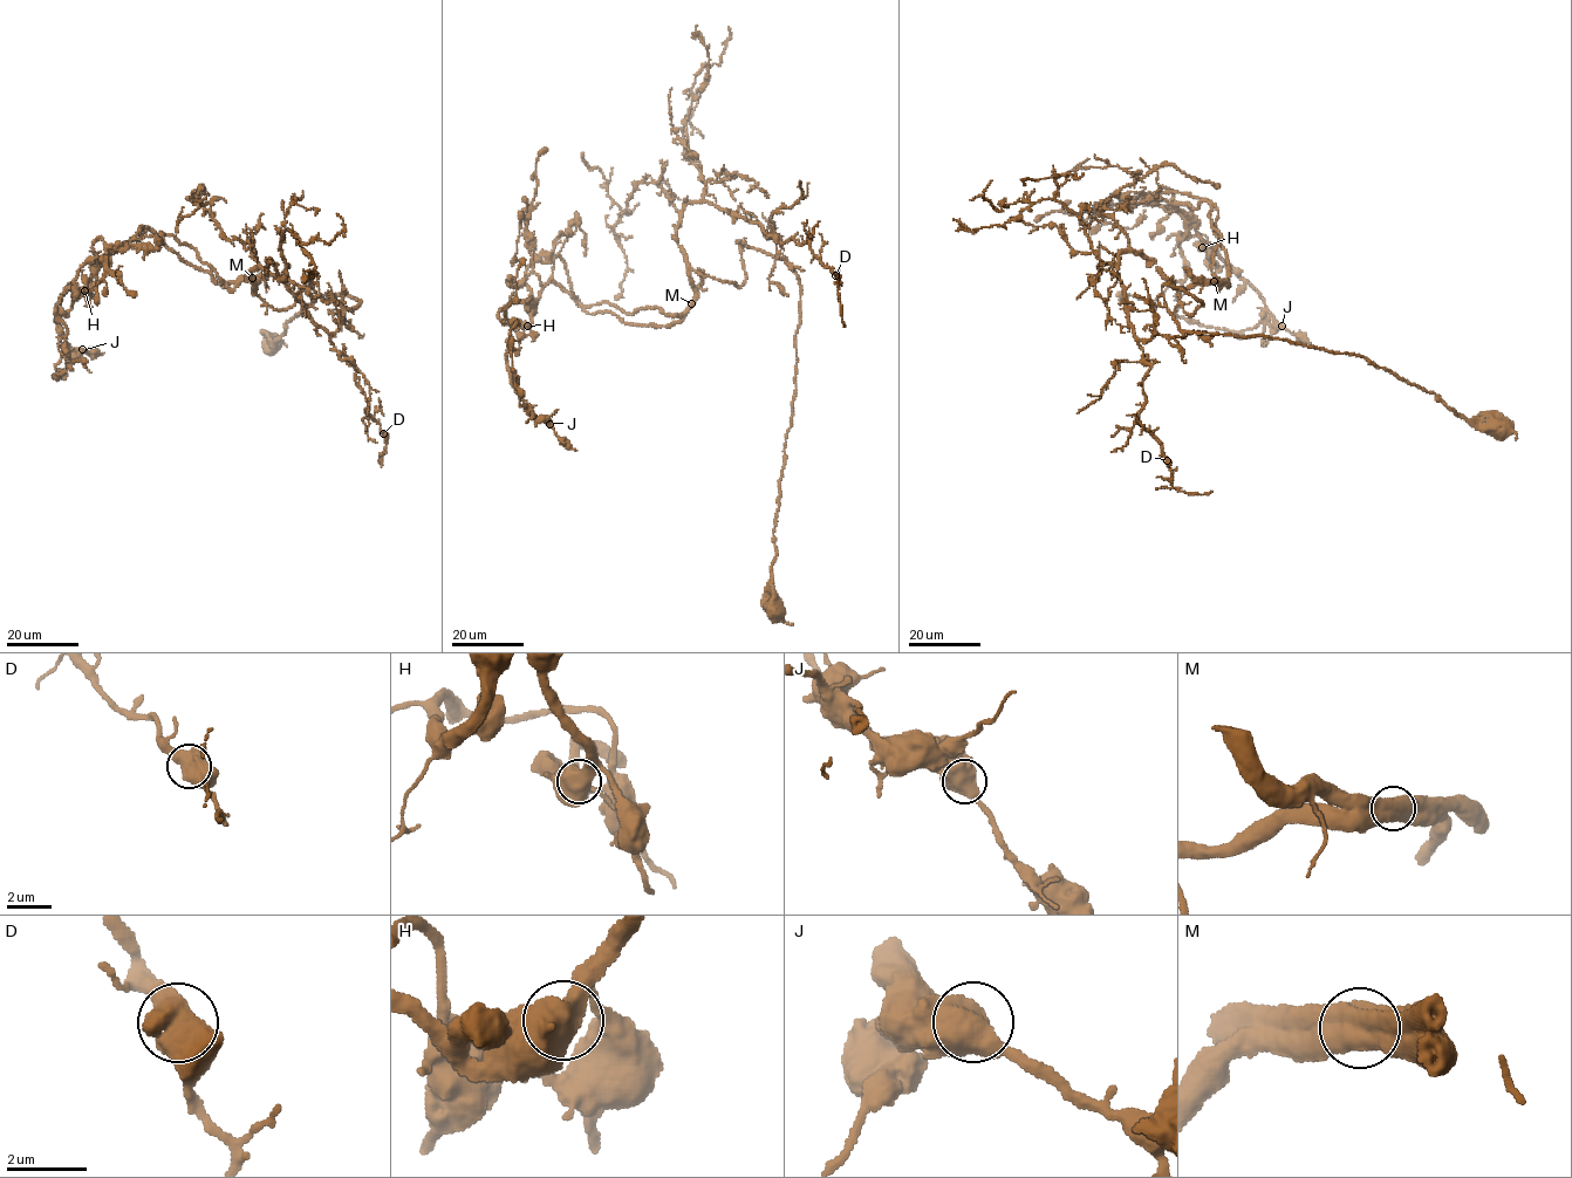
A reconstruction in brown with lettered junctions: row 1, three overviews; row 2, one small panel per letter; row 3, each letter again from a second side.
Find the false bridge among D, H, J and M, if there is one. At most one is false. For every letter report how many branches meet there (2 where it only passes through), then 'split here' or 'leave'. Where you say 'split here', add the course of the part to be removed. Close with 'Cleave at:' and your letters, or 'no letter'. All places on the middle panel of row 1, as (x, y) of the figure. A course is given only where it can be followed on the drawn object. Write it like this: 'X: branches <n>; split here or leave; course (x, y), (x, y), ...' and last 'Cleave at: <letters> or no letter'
D: branches 2; leave
H: branches 2; leave
J: branches 2; leave
M: branches 2; split here; course (691, 303), (669, 326), (587, 313), (562, 259), (534, 260), (534, 305), (499, 316), (519, 403), (558, 409)
Cleave at: M

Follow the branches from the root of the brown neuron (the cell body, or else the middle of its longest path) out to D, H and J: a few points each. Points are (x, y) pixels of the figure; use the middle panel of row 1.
D: (772, 610), (800, 278), (740, 241), (739, 287), (695, 272), (682, 209), (811, 240), (835, 275)
H: (772, 610), (795, 272), (740, 241), (743, 283), (691, 271), (679, 321), (587, 313), (549, 281), (527, 326)
J: (772, 610), (784, 260), (740, 241), (743, 283), (691, 271), (669, 326), (547, 282), (506, 355), (549, 424)

